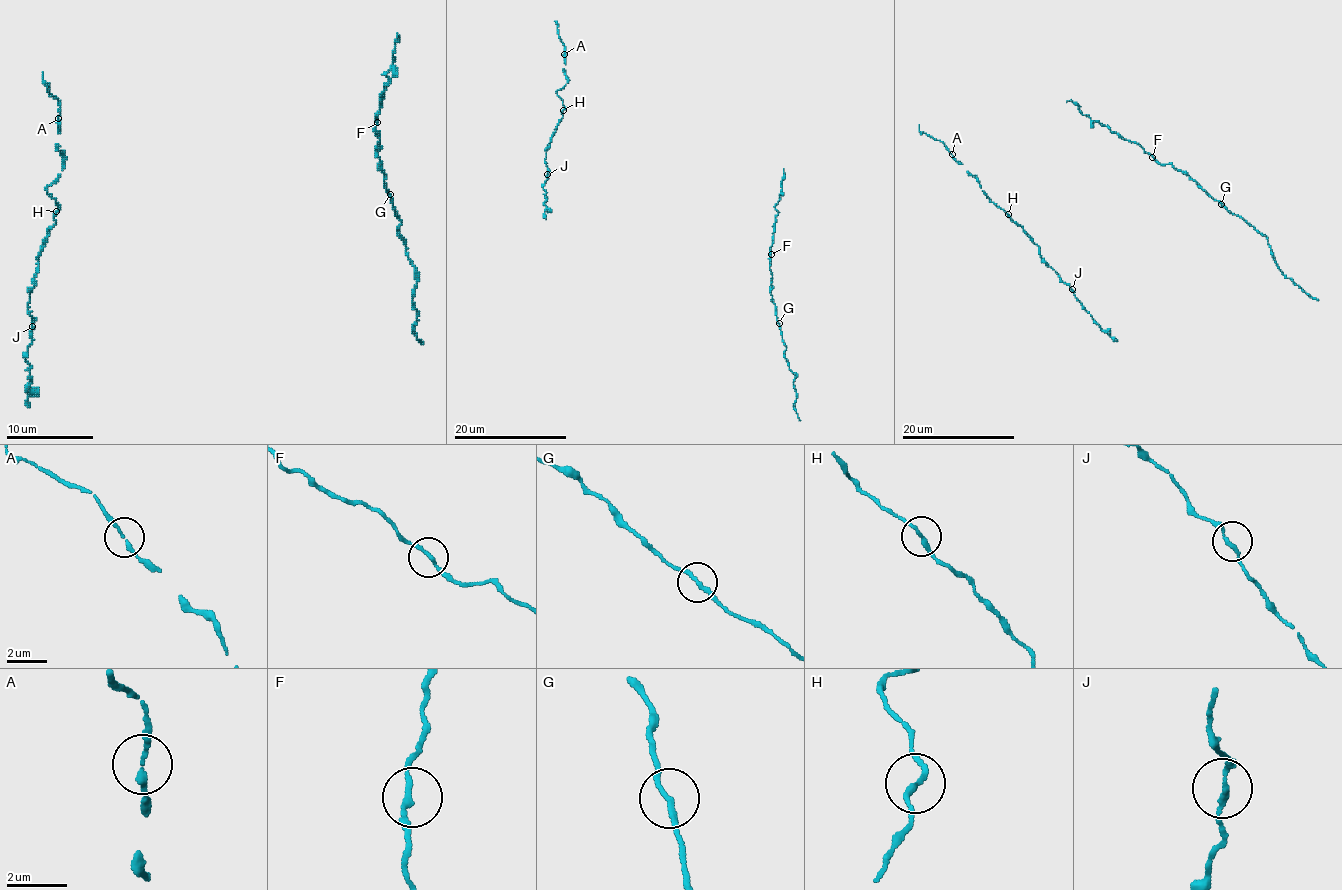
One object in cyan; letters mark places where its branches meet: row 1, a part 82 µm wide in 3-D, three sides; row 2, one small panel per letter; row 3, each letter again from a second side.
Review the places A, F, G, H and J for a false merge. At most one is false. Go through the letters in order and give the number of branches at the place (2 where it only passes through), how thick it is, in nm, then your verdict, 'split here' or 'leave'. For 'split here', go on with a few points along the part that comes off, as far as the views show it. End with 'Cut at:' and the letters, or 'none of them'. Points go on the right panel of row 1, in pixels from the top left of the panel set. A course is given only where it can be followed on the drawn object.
A: 2 | 180 nm | leave
F: 2 | 190 nm | leave
G: 2 | 200 nm | split here | (1221, 203), (1265, 236), (1277, 268), (1318, 300)
H: 2 | 190 nm | leave
J: 2 | 180 nm | leave
Cut at: G

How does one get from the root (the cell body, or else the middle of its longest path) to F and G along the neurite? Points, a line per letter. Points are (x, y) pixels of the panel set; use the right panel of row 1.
F: (1079, 112), (1124, 139), (1135, 141), (1152, 157)
G: (1079, 112), (1124, 139), (1135, 141), (1161, 164), (1171, 164), (1185, 171), (1221, 203)

